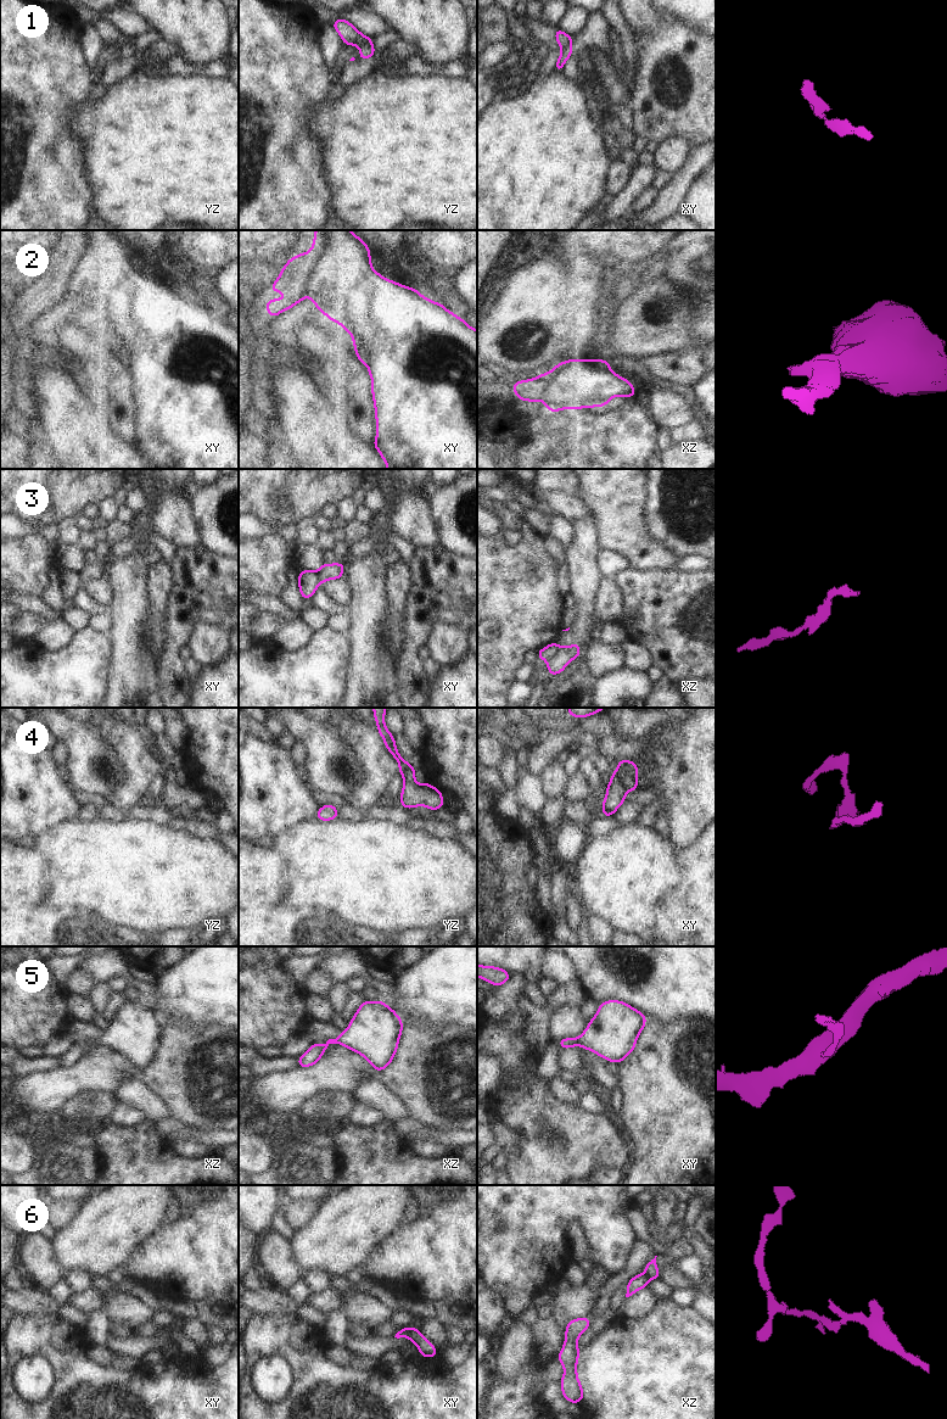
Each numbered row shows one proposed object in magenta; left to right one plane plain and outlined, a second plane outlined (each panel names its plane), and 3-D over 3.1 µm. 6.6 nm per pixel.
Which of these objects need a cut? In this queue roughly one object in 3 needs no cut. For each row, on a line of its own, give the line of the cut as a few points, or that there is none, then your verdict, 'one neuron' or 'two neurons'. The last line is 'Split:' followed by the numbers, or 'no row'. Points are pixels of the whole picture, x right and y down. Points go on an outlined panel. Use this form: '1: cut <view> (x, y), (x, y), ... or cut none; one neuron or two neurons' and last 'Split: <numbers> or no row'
1: cut yz (369, 38), (360, 48); two neurons
2: cut xy (311, 252), (311, 271), (307, 284), (308, 296); two neurons
3: cut xz (559, 647), (548, 661); two neurons
4: cut xy (618, 775), (625, 770), (637, 783); two neurons
5: cut none; one neuron
6: cut xy (409, 1327), (407, 1335); two neurons
Split: 1, 2, 3, 4, 6

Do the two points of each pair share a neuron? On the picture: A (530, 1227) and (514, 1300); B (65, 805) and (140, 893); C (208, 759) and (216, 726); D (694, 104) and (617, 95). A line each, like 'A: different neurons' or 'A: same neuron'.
A: different neurons
B: different neurons
C: same neuron
D: different neurons

